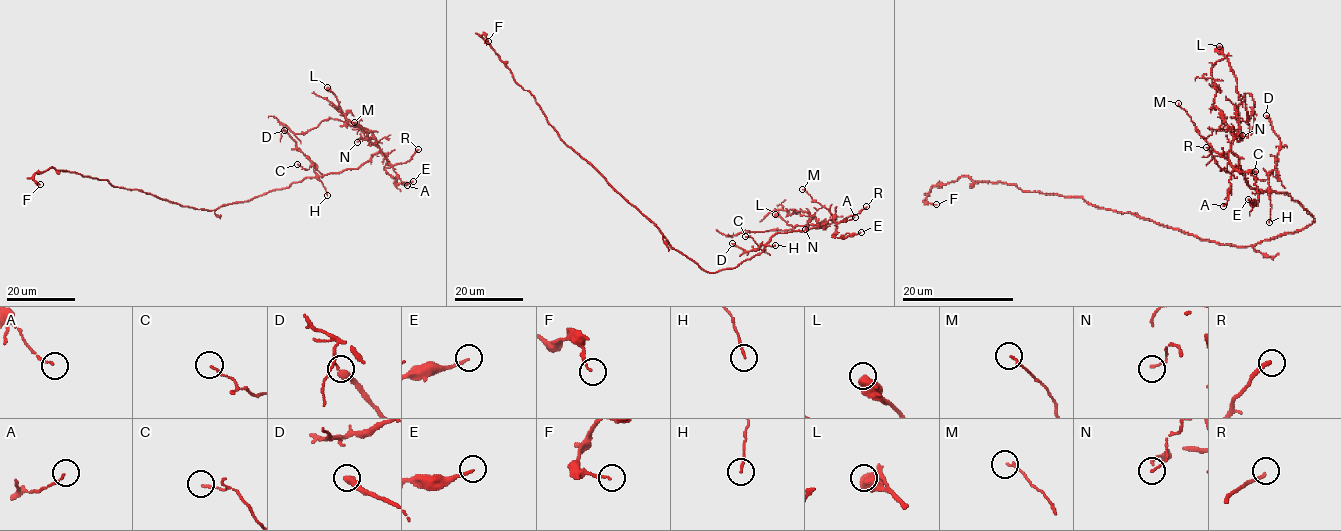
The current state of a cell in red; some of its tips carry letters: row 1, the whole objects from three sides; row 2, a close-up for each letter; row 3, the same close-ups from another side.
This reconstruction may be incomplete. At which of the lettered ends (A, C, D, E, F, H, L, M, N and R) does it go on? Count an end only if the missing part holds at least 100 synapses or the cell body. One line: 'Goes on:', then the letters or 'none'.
Goes on: R

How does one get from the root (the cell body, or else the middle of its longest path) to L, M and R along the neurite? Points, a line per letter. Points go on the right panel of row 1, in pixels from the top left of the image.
L: (1284, 234), (1304, 229), (1313, 217), (1287, 193), (1256, 190), (1246, 182), (1231, 150), (1241, 99), (1219, 46)
M: (1284, 234), (1304, 229), (1313, 217), (1287, 193), (1253, 189), (1240, 160), (1217, 153), (1178, 103)
R: (1284, 234), (1304, 229), (1313, 217), (1287, 193), (1253, 189), (1233, 153), (1233, 171), (1221, 170), (1206, 147)

